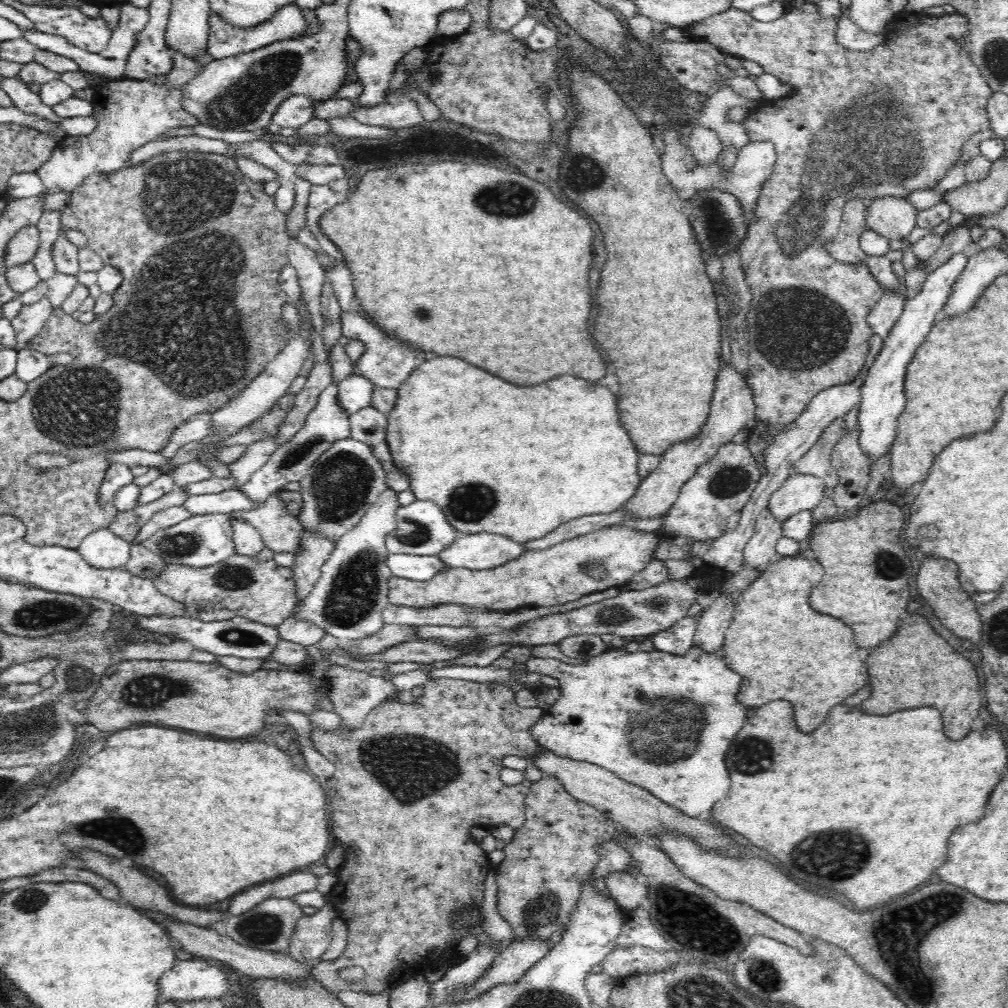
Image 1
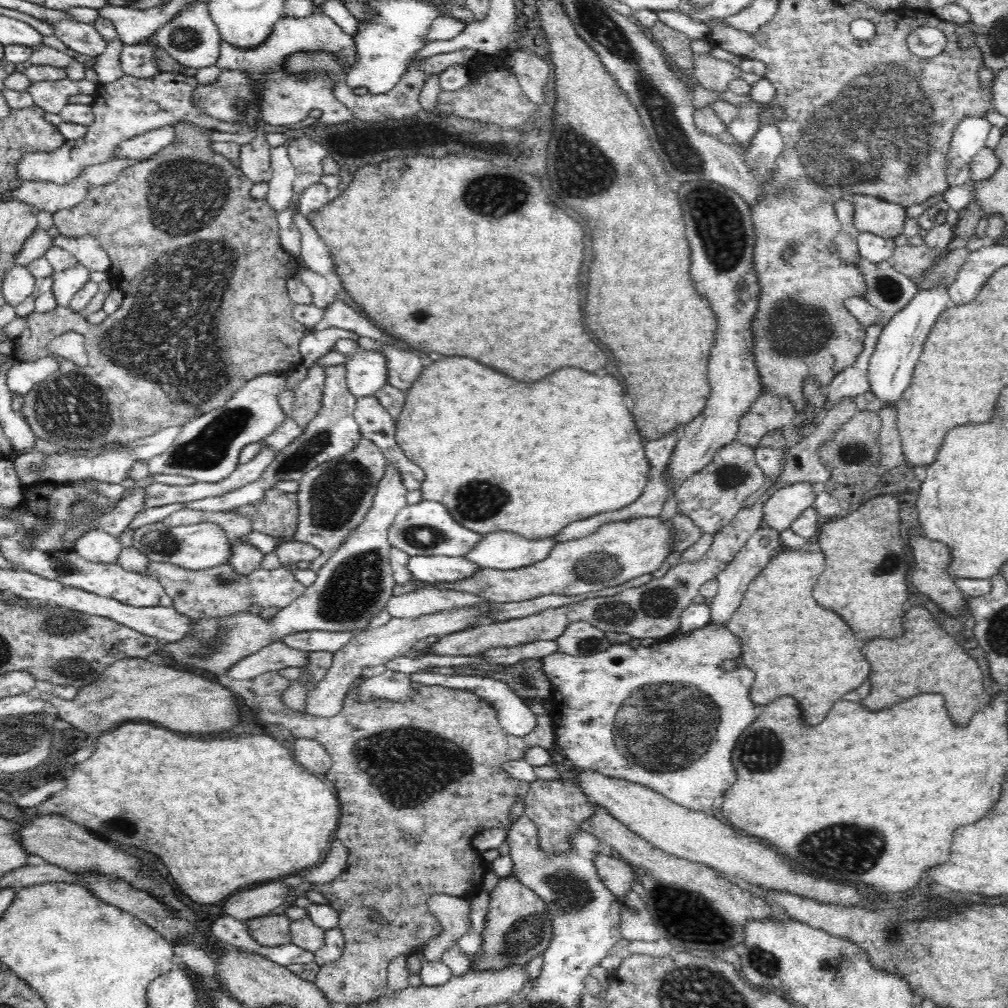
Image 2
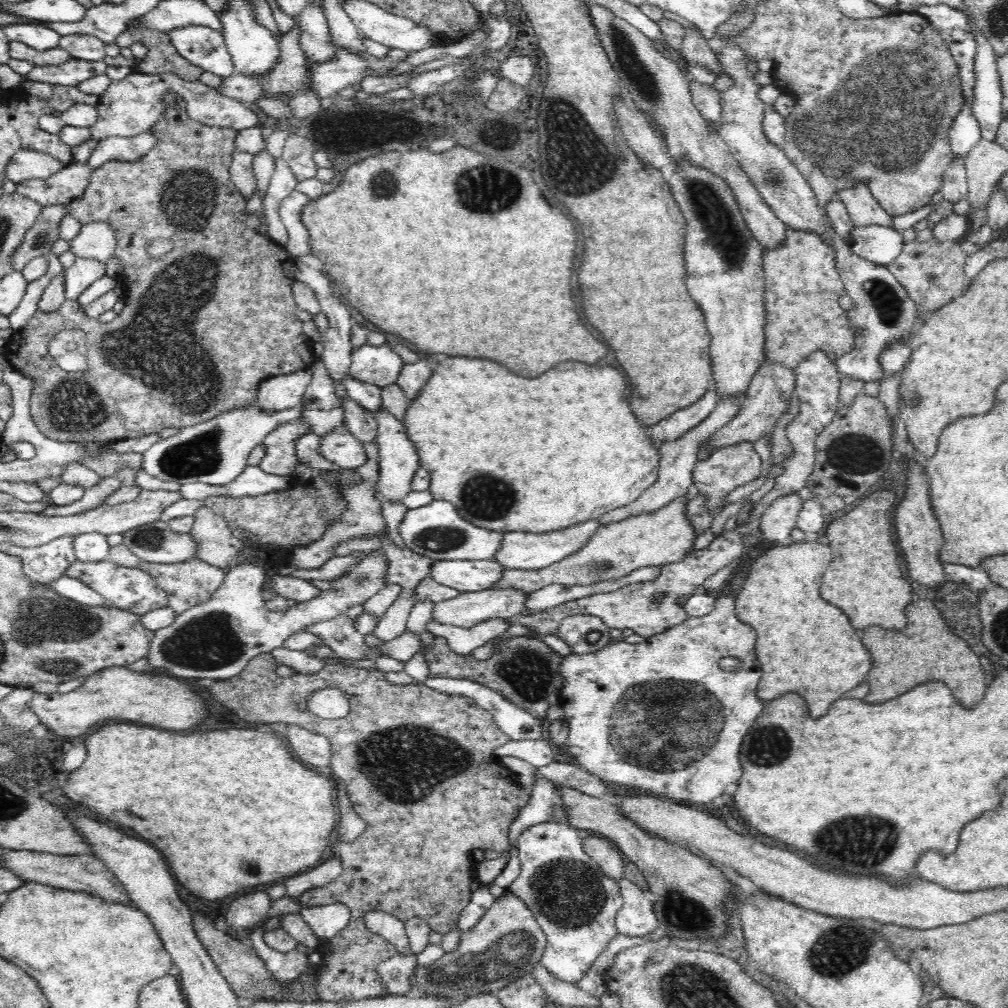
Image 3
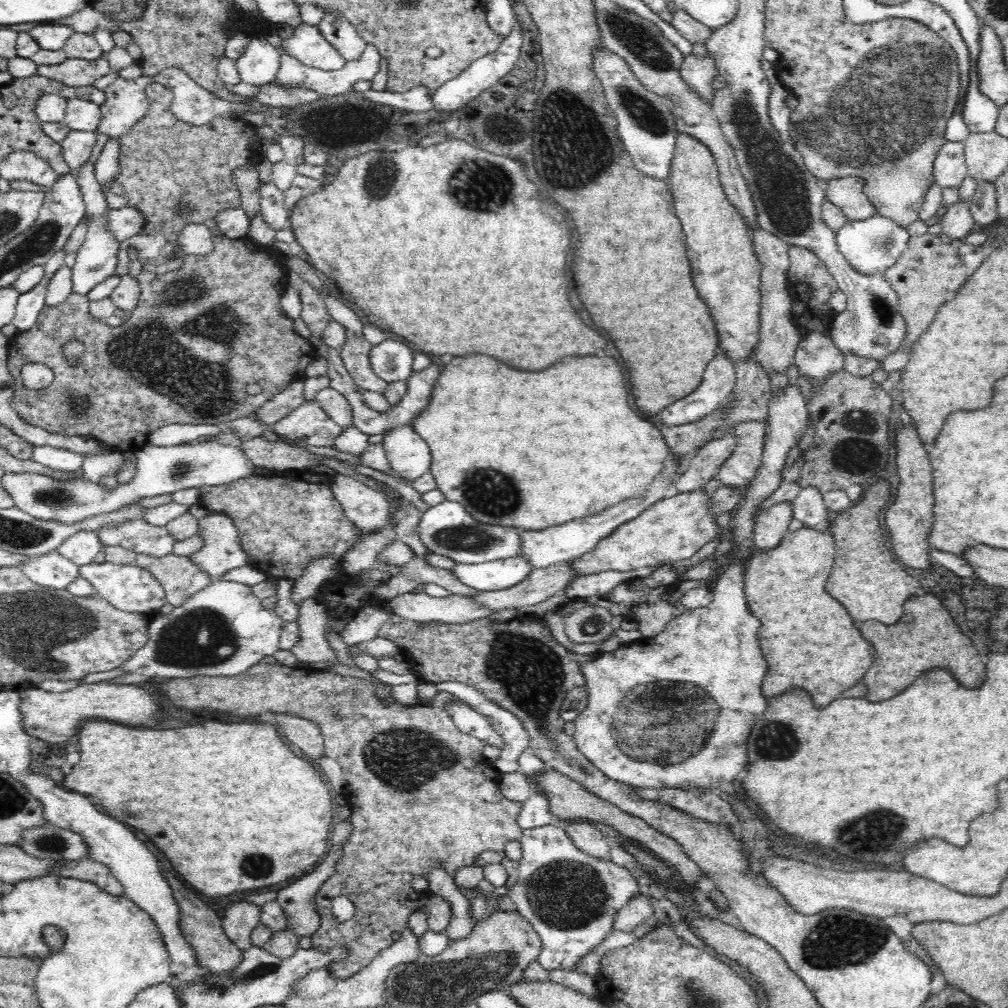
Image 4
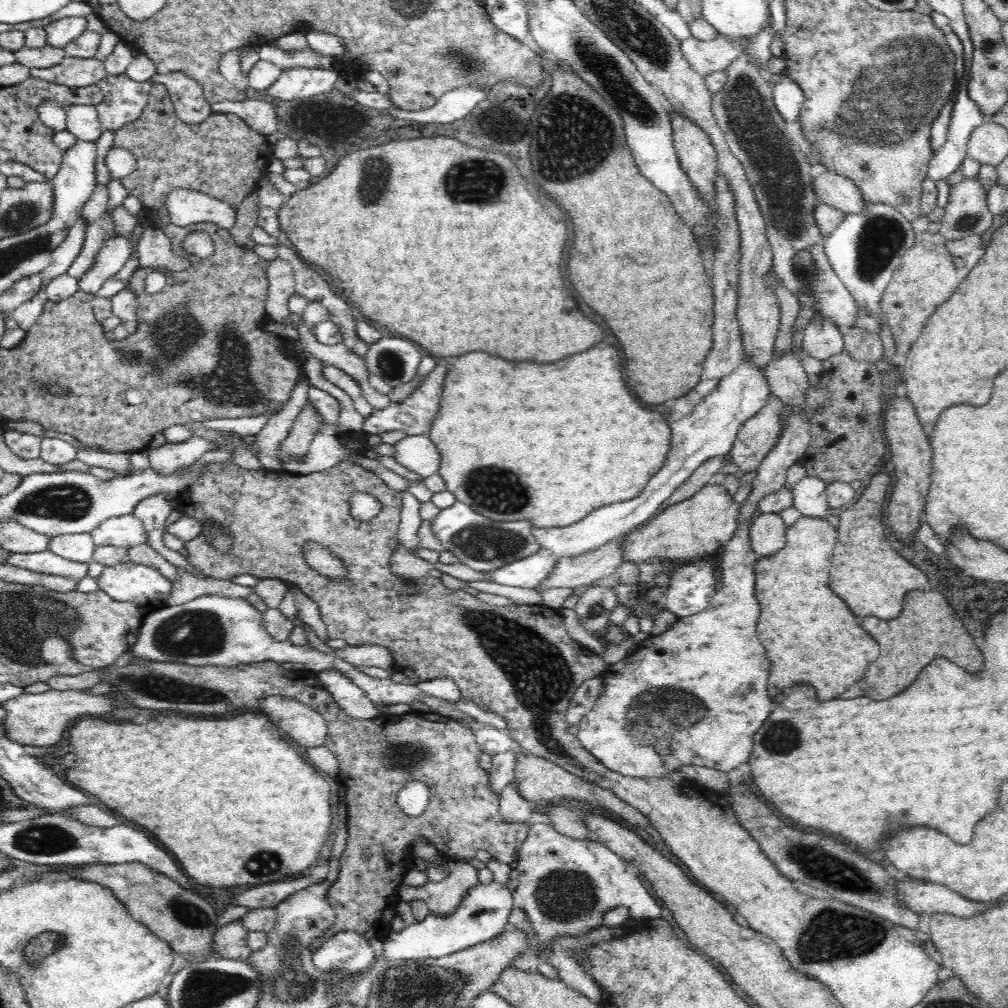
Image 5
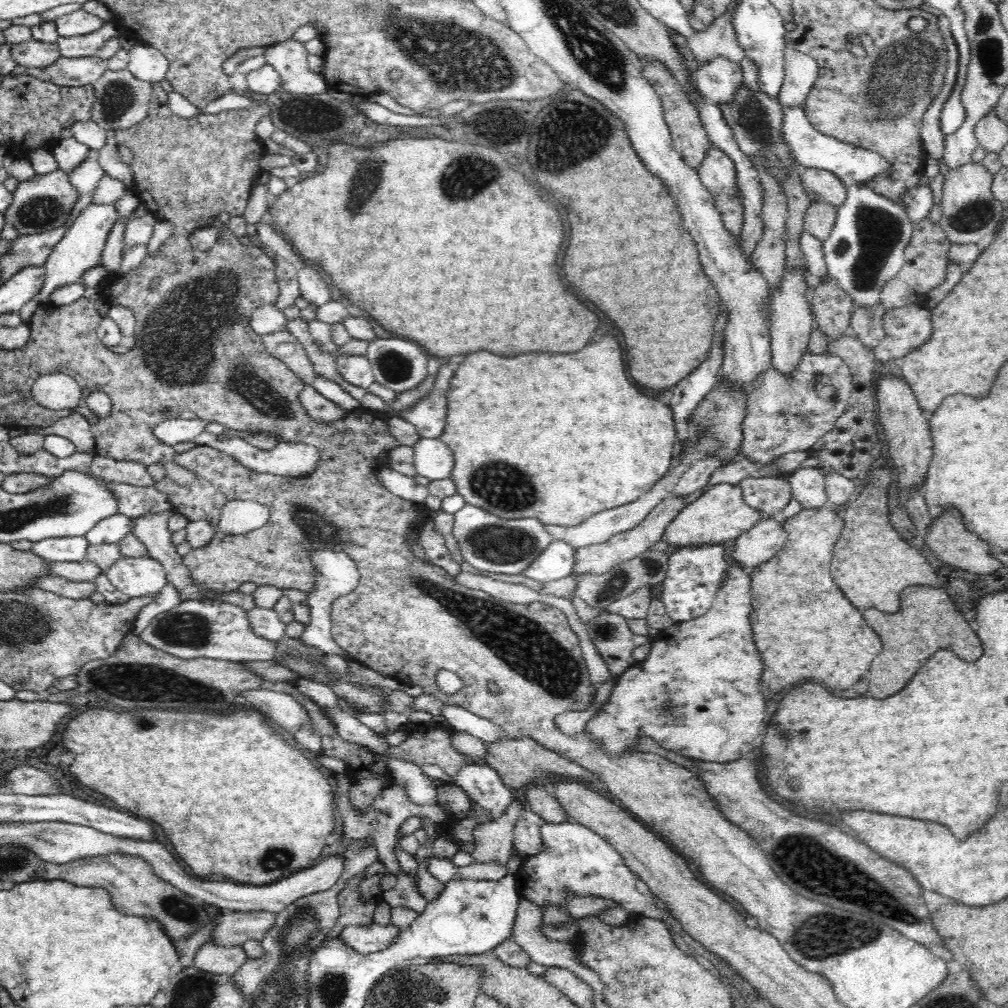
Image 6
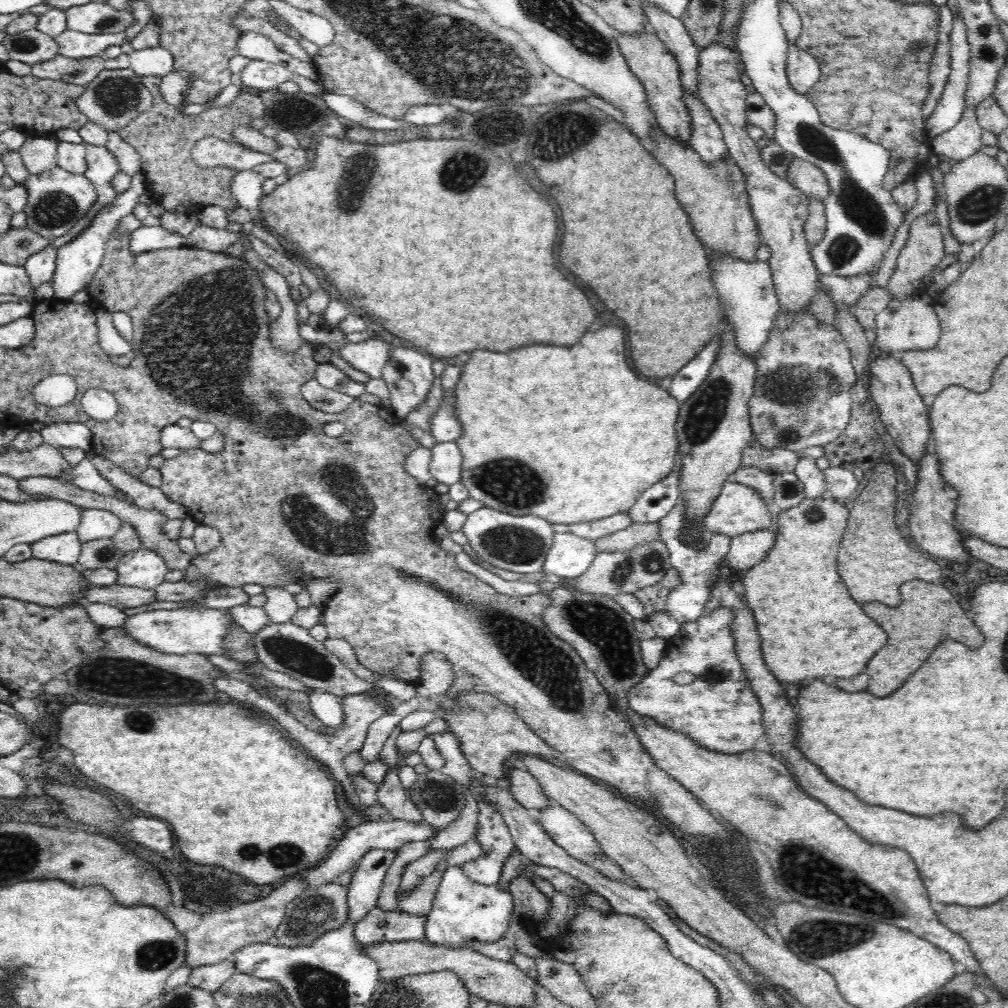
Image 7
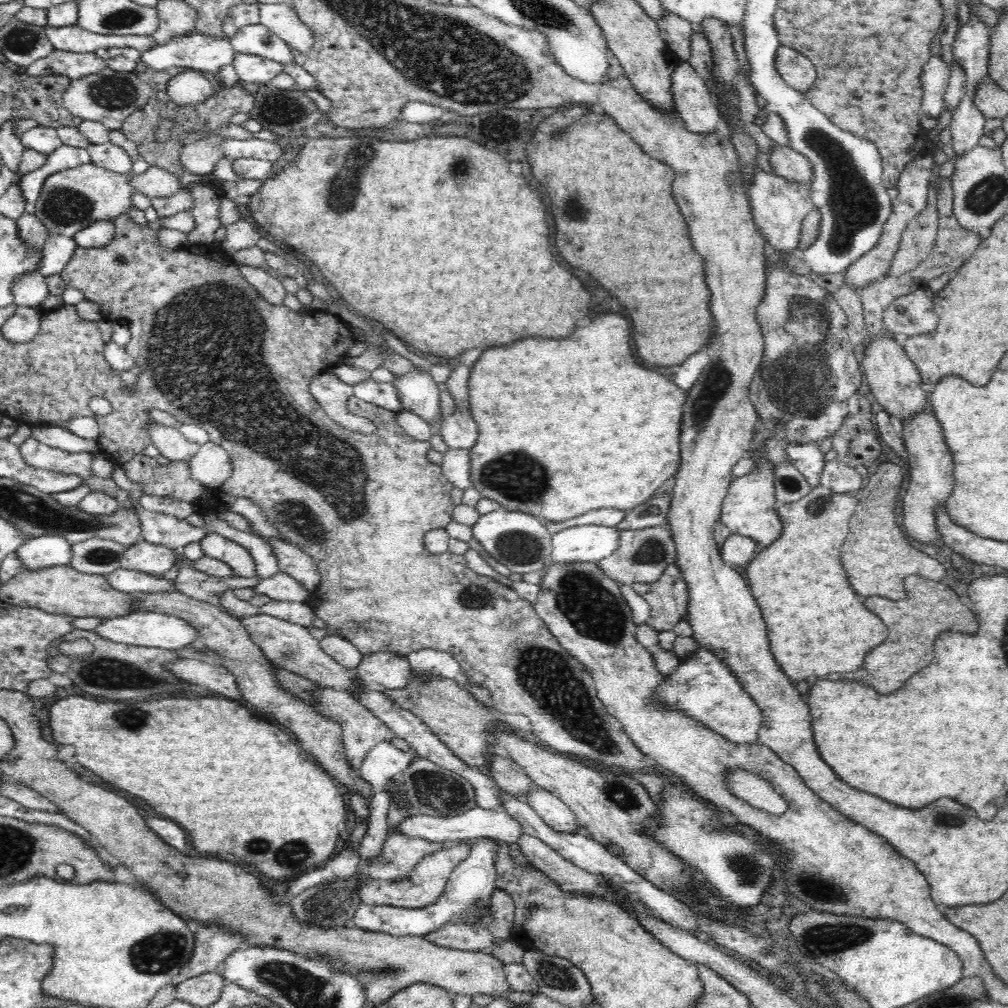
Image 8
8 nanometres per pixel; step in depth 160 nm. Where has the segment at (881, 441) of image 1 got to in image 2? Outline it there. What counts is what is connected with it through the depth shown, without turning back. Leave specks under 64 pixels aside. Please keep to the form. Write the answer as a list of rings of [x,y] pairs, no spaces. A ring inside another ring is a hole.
[[[940,284],[932,290],[919,290],[908,306],[894,314],[885,324],[876,344],[875,352],[872,354],[868,371],[872,394],[881,401],[882,406],[896,405],[897,402],[900,402],[904,390],[911,382],[926,339],[940,314],[950,307],[948,306],[949,301],[949,290],[945,284]]]

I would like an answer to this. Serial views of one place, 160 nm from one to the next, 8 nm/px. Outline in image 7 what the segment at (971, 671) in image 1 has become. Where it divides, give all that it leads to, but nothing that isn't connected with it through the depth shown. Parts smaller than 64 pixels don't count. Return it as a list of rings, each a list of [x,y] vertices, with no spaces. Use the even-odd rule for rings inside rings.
[[[908,582],[908,600],[902,600],[900,606],[890,608],[880,602],[864,604],[864,612],[880,624],[888,634],[888,644],[868,662],[866,674],[870,674],[868,692],[882,698],[896,692],[910,674],[914,674],[940,644],[940,640],[956,640],[966,644],[970,650],[982,646],[984,636],[980,629],[966,617],[966,610],[960,608],[956,598],[937,582]]]

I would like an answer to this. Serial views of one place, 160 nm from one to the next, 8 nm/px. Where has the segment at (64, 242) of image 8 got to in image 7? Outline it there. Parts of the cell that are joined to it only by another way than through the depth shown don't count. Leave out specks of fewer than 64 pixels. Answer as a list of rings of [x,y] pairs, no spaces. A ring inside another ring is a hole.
[[[48,245],[37,254],[32,254],[26,264],[24,271],[28,275],[30,287],[34,291],[39,290],[40,286],[50,283],[56,272],[56,246]]]

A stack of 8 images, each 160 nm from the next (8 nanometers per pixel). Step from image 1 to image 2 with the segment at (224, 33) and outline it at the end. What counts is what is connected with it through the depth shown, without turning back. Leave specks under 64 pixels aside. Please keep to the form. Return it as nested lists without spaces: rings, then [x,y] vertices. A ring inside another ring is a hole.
[[[314,11],[310,16],[296,18],[286,14],[274,24],[270,36],[254,48],[244,49],[244,47],[234,46],[222,39],[219,48],[220,56],[215,65],[222,71],[244,71],[245,76],[256,83],[258,93],[260,93],[260,115],[266,124],[288,127],[290,124],[298,124],[306,120],[310,110],[316,110],[318,114],[324,115],[322,120],[326,126],[330,124],[338,126],[338,124],[352,122],[355,116],[335,97],[333,93],[335,82],[331,74],[316,70],[304,78],[298,78],[295,74],[285,70],[284,59],[288,58],[289,54],[300,51],[324,50],[340,57],[340,63],[344,65],[347,74],[355,61],[355,44],[352,37],[346,34],[330,15]]]

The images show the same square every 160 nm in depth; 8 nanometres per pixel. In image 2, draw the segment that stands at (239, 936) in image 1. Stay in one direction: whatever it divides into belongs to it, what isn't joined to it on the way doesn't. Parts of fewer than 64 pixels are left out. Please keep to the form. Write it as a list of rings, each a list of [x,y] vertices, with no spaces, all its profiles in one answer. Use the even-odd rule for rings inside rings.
[[[268,913],[243,920],[250,936],[262,946],[284,946],[291,943],[292,921],[283,913],[281,915]]]

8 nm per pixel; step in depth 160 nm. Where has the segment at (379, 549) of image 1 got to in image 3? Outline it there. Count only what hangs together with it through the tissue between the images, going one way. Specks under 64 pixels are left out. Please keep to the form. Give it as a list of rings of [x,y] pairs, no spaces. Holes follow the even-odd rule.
[[[385,410],[376,414],[377,438],[379,446],[379,477],[375,489],[389,501],[403,503],[405,496],[411,491],[411,482],[416,470],[420,468],[419,456],[413,442],[405,433],[403,421]],[[382,553],[368,554],[363,557],[356,566],[349,572],[345,572],[338,578],[330,581],[330,589],[323,590],[316,598],[309,601],[297,602],[286,612],[272,612],[266,607],[264,597],[262,596],[263,585],[265,582],[265,570],[258,566],[258,561],[245,560],[238,567],[232,567],[226,572],[224,584],[220,586],[214,596],[202,604],[188,608],[182,614],[174,618],[174,622],[166,628],[156,630],[152,639],[150,652],[147,659],[152,665],[153,672],[160,672],[176,676],[176,678],[213,678],[214,681],[226,680],[240,674],[250,660],[256,658],[259,654],[269,653],[271,650],[282,646],[283,642],[296,632],[306,631],[310,624],[316,622],[326,622],[334,620],[342,614],[348,612],[348,608],[364,604],[368,598],[378,594],[382,588],[386,588],[386,570],[388,570],[389,559]]]

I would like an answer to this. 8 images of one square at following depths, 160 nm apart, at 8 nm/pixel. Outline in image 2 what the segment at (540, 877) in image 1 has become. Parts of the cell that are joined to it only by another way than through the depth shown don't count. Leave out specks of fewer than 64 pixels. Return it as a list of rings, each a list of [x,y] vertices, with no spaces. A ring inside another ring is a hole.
[[[557,751],[552,752],[551,766],[559,770],[562,778],[558,780],[534,780],[529,791],[523,798],[525,816],[534,822],[537,828],[540,850],[550,854],[566,854],[573,850],[573,835],[580,826],[594,816],[594,806],[589,798],[581,791],[579,784],[571,780],[569,768],[563,767],[563,757]],[[516,873],[500,878],[491,892],[484,926],[484,944],[478,956],[468,956],[470,969],[498,969],[513,964],[524,965],[534,957],[540,957],[552,940],[552,915],[544,899],[526,887]]]

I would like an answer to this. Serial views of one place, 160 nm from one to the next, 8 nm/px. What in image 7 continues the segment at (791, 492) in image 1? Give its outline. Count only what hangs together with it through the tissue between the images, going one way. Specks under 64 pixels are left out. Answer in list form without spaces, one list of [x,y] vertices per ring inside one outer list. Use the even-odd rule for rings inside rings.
[[[776,529],[755,530],[732,537],[725,562],[727,569],[748,570],[760,564],[776,544]]]

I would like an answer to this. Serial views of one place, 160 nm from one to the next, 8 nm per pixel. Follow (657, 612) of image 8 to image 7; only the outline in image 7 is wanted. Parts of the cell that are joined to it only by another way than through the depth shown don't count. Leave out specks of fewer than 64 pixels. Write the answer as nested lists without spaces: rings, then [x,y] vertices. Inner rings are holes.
[[[670,568],[668,572],[656,584],[645,586],[636,590],[634,594],[638,600],[644,604],[644,613],[646,616],[658,611],[666,611],[666,599],[668,593],[679,585],[680,577],[677,573],[679,570]]]

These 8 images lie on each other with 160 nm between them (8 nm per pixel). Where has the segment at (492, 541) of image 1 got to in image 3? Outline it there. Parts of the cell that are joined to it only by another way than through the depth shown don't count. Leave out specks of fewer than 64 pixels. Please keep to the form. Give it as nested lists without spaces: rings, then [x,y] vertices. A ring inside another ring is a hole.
[[[597,519],[586,520],[574,526],[568,526],[556,532],[532,534],[528,532],[504,533],[500,548],[496,551],[493,559],[506,569],[538,570],[545,566],[553,565],[555,562],[566,558],[569,554],[580,550],[585,542],[602,525]]]

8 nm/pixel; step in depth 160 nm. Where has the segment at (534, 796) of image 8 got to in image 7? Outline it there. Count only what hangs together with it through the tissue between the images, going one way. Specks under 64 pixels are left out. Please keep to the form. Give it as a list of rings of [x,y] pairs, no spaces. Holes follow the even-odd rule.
[[[553,803],[548,808],[540,810],[538,819],[554,843],[564,848],[572,858],[595,868],[606,878],[624,878],[625,872],[620,865],[601,850],[588,827],[569,810]]]

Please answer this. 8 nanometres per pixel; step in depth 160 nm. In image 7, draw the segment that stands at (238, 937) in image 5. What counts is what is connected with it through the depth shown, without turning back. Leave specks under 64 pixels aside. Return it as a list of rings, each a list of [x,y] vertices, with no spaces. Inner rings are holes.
[[[234,954],[219,963],[212,963],[197,966],[192,969],[190,974],[190,984],[193,988],[200,988],[212,994],[220,989],[220,986],[227,982],[235,973],[236,965],[234,964]]]

